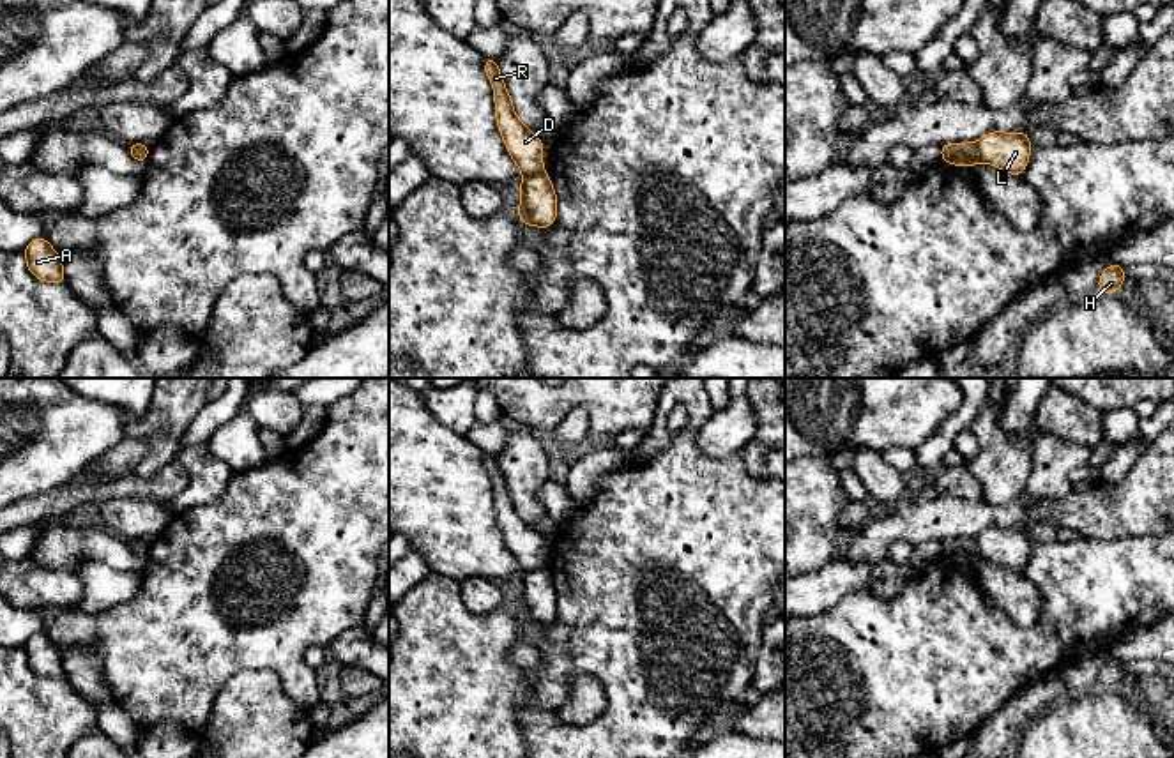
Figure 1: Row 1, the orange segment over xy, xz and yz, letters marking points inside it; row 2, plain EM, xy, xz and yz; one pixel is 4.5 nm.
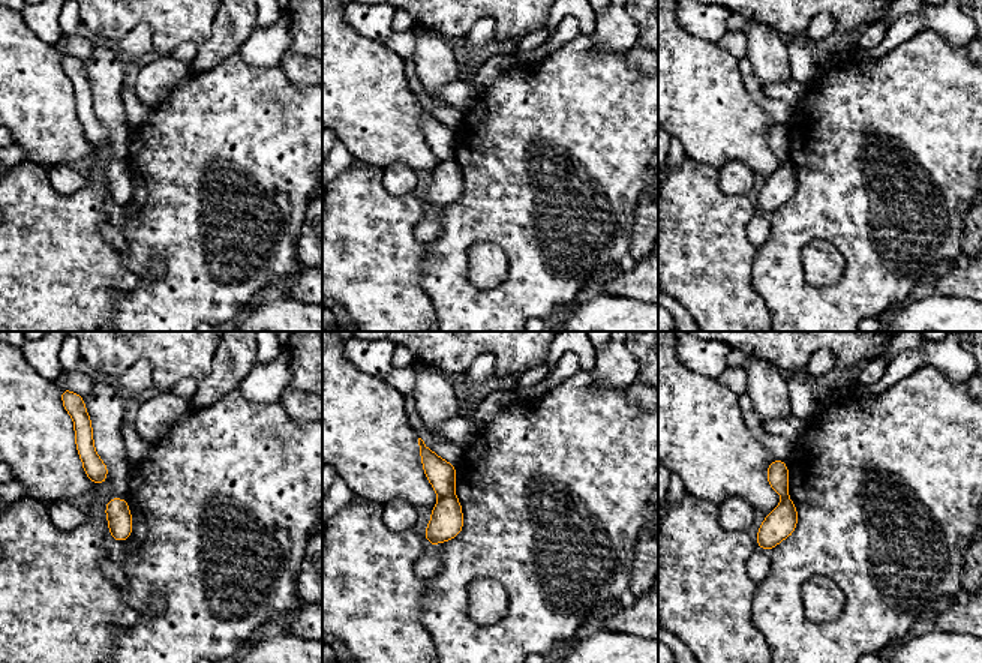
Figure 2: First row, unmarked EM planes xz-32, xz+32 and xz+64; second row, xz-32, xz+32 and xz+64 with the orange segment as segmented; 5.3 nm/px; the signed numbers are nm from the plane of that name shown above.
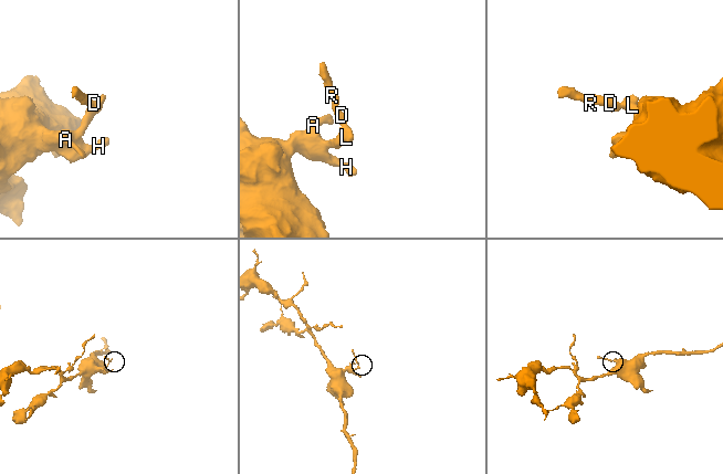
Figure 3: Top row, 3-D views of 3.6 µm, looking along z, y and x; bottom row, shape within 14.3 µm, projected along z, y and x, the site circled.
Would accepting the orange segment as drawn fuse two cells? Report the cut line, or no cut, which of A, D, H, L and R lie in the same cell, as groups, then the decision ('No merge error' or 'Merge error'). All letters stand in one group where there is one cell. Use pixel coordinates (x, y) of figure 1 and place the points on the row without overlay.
Split along xz (541, 568), (526, 573). Groups: A H L / D R. Merge error

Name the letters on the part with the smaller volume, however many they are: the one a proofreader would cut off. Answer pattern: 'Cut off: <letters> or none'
Cut off: D, R

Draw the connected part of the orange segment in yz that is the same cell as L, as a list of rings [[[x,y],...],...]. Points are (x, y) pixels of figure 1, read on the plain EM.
[[[987,528],[978,539],[980,557],[1015,572],[1024,571],[1031,551],[1031,528]]]

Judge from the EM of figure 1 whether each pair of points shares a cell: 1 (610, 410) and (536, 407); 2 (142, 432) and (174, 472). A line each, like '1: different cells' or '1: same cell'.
1: same cell
2: different cells

